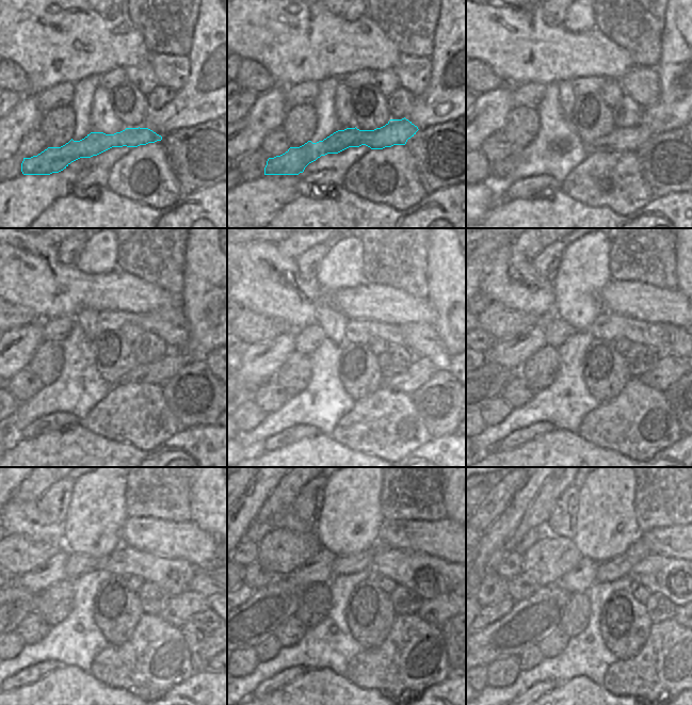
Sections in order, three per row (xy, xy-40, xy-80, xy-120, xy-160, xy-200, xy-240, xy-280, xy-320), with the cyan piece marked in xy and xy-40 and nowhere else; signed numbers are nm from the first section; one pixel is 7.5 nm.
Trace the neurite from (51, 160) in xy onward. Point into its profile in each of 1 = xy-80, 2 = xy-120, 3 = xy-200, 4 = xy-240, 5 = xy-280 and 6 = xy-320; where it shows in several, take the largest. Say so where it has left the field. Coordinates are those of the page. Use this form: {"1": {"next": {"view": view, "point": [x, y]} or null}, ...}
{"1": {"next": {"view": "xy-80", "point": [630, 139]}}, "2": {"next": {"view": "xy-120", "point": [159, 372]}}, "3": {"next": {"view": "xy-200", "point": [668, 368]}}, "4": {"next": {"view": "xy-240", "point": [180, 609]}}, "5": {"next": {"view": "xy-280", "point": [443, 607]}}, "6": {"next": {"view": "xy-320", "point": [682, 615]}}}

